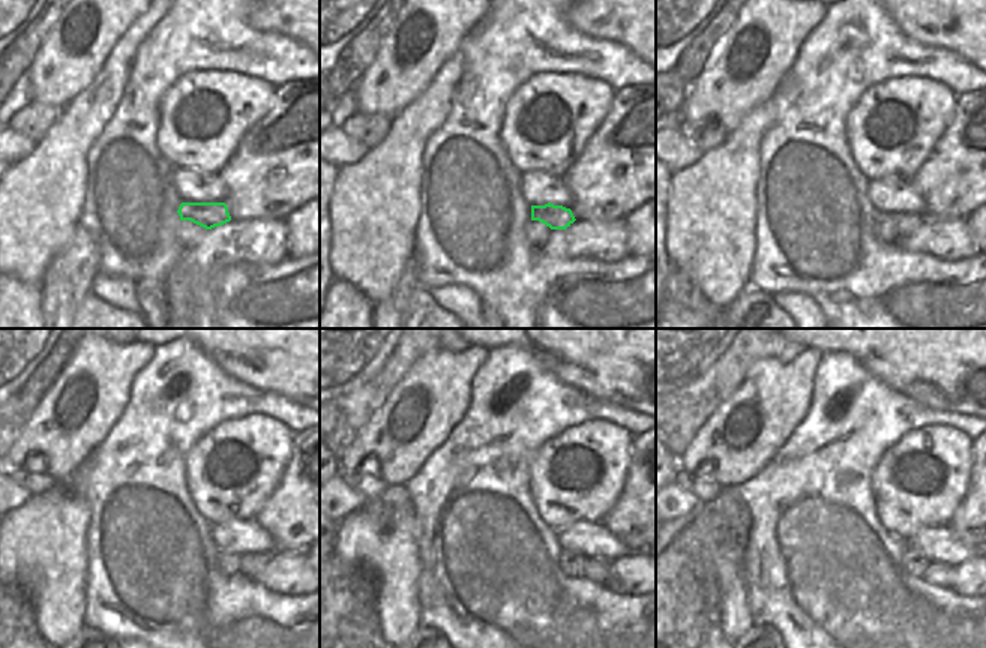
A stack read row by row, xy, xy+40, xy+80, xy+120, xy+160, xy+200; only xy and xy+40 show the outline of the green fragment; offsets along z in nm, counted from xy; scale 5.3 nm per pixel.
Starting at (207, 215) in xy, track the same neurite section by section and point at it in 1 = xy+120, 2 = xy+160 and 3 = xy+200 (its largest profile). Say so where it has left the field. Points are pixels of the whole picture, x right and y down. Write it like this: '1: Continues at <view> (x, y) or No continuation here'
1: Continues at xy+120 (251, 564)
2: Continues at xy+160 (596, 570)
3: Continues at xy+200 (937, 573)

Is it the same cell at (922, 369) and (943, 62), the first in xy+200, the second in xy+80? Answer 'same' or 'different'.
different

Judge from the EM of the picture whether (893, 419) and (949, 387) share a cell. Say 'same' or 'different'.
different

